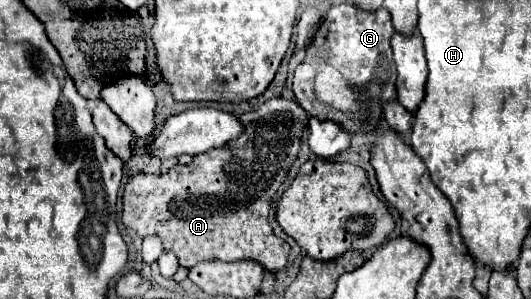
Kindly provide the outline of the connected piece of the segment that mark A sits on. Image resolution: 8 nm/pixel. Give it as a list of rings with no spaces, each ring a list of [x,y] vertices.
[[[270,99],[258,109],[244,113],[240,117],[246,131],[240,139],[234,139],[222,149],[212,149],[202,155],[196,155],[190,165],[176,165],[164,175],[138,173],[130,177],[124,187],[122,197],[122,223],[132,229],[138,237],[158,235],[162,239],[164,251],[172,251],[178,257],[178,263],[186,269],[198,265],[200,261],[220,259],[220,261],[240,261],[252,259],[260,263],[266,271],[278,273],[286,267],[290,245],[278,239],[270,225],[268,213],[274,195],[284,185],[290,165],[298,157],[300,137],[308,121],[308,113],[290,99]]]

